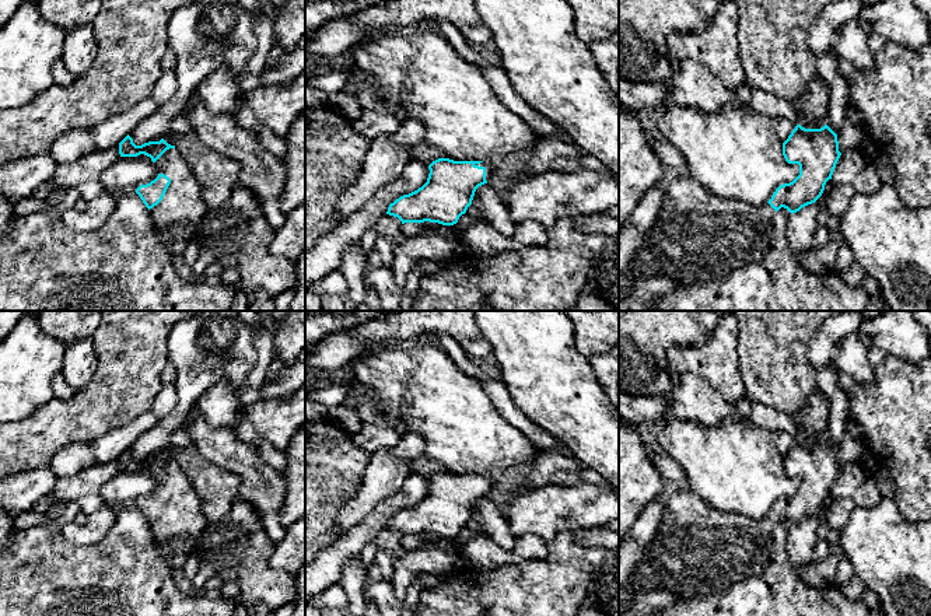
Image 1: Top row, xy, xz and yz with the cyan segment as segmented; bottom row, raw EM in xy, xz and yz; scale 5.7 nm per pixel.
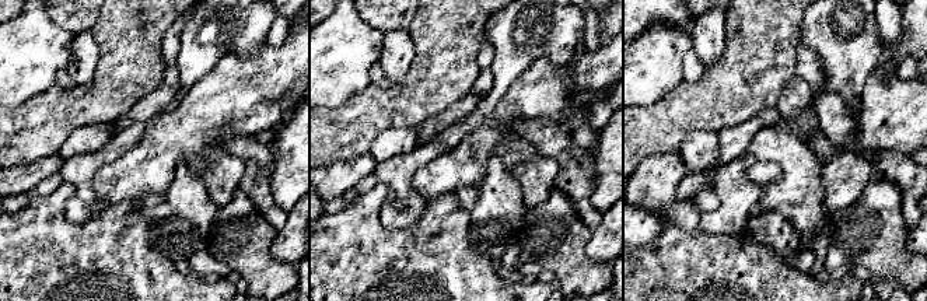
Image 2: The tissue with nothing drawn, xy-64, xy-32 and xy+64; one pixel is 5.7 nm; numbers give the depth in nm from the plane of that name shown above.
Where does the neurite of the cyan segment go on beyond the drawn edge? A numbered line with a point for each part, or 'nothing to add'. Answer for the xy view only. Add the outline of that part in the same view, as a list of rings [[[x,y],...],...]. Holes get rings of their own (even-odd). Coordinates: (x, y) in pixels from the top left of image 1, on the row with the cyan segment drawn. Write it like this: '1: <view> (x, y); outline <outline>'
1: xy (177, 219); outline [[[176,148],[167,150],[155,164],[171,183],[162,200],[150,209],[153,234],[174,259],[182,258],[189,242],[199,237],[207,206],[192,174],[190,161]]]

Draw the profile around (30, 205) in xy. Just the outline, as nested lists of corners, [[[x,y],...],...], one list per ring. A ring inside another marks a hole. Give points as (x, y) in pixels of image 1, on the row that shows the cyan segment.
[[[27,197],[13,204],[13,210],[17,216],[27,216],[34,211],[48,211],[50,210],[50,206],[45,200]]]

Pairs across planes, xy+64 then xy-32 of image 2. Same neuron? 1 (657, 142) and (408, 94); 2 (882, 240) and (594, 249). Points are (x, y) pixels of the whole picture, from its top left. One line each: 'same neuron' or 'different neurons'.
1: same neuron
2: different neurons

